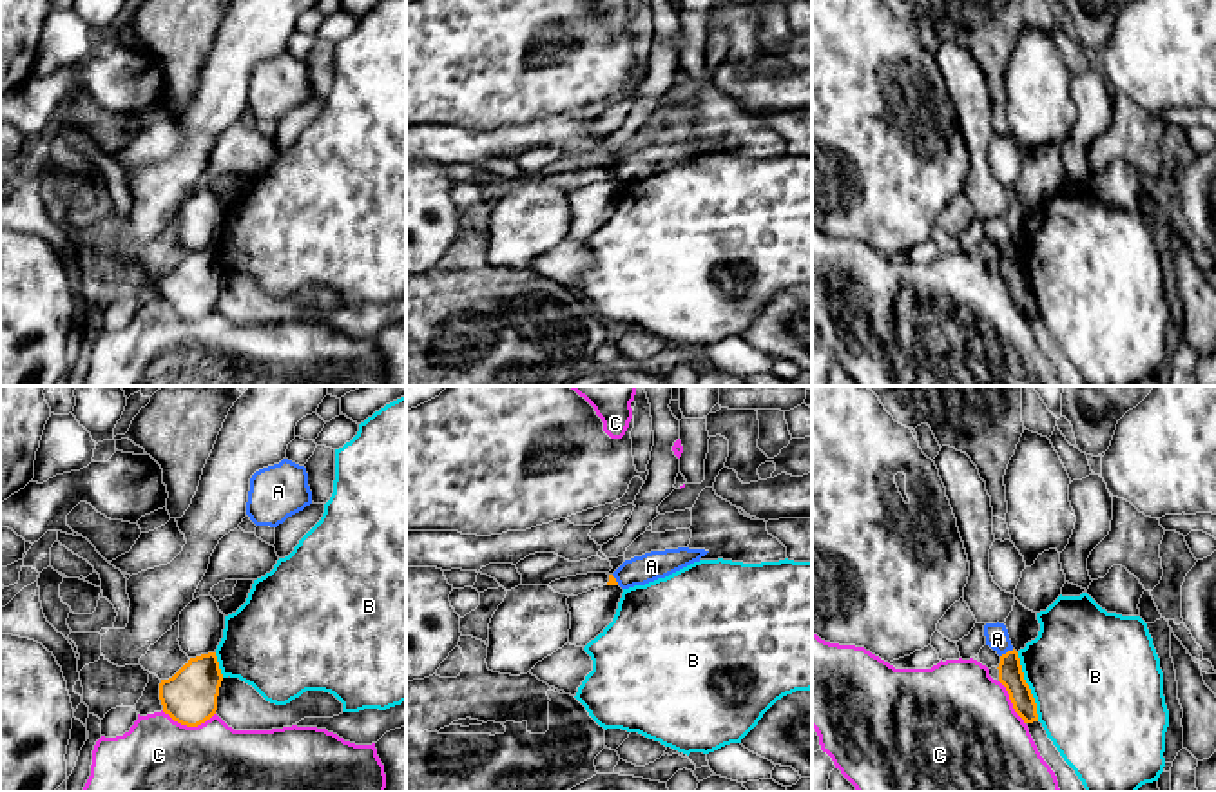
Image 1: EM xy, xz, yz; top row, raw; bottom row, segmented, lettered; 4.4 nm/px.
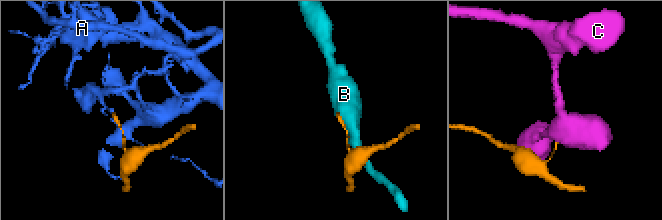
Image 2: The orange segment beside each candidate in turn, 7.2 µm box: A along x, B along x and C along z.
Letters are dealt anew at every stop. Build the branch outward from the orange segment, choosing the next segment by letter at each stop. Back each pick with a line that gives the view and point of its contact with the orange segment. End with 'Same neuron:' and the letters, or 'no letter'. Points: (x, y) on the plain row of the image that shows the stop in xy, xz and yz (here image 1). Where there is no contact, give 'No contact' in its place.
Same neuron: no letter

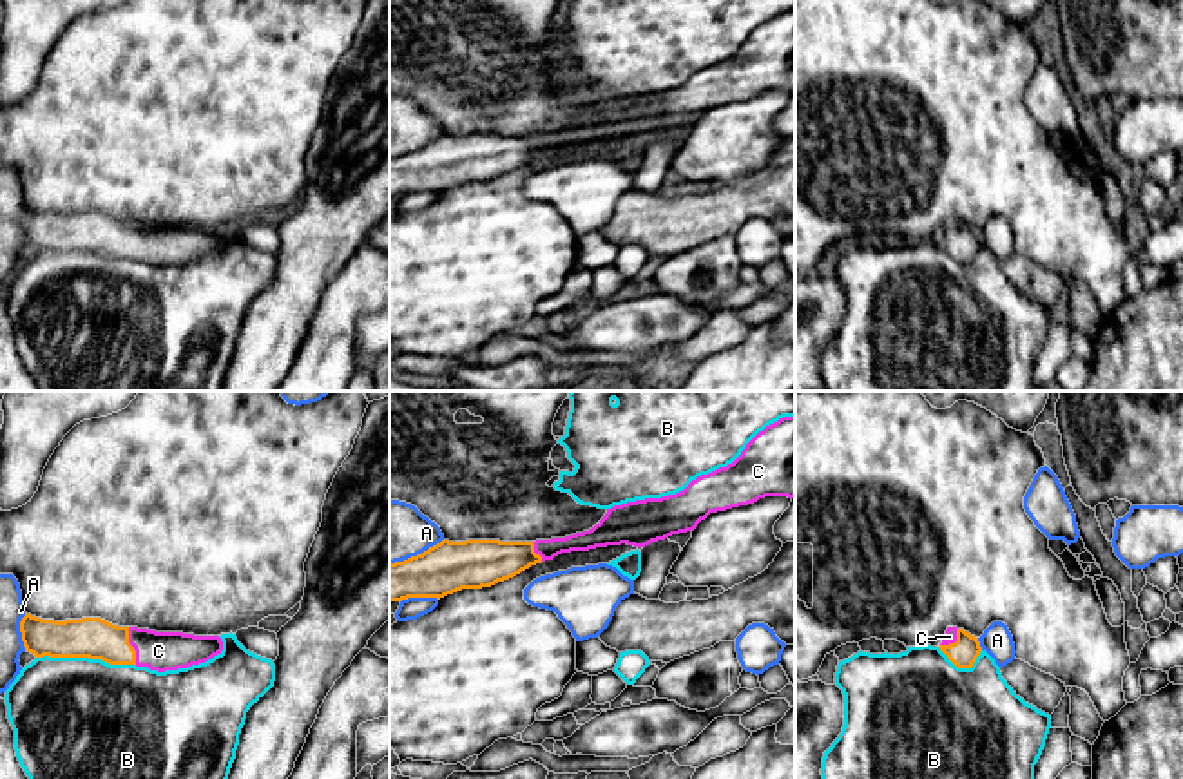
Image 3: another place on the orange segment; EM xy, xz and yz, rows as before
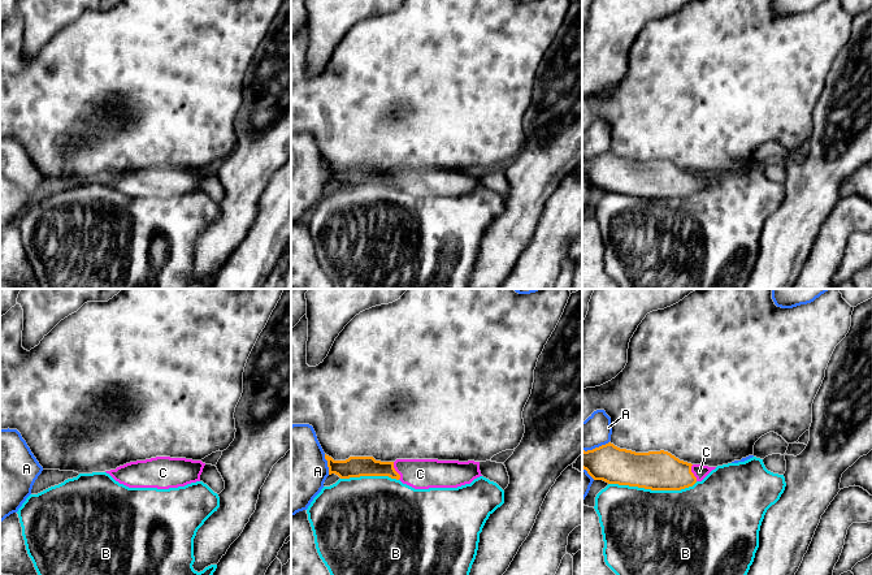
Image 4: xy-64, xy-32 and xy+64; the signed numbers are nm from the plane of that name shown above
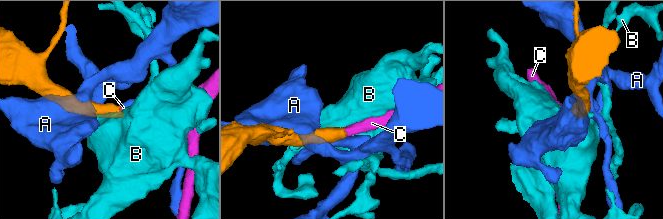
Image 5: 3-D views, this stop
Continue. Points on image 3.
C: Touches orange at xy (131, 240)
Same neuron: C

